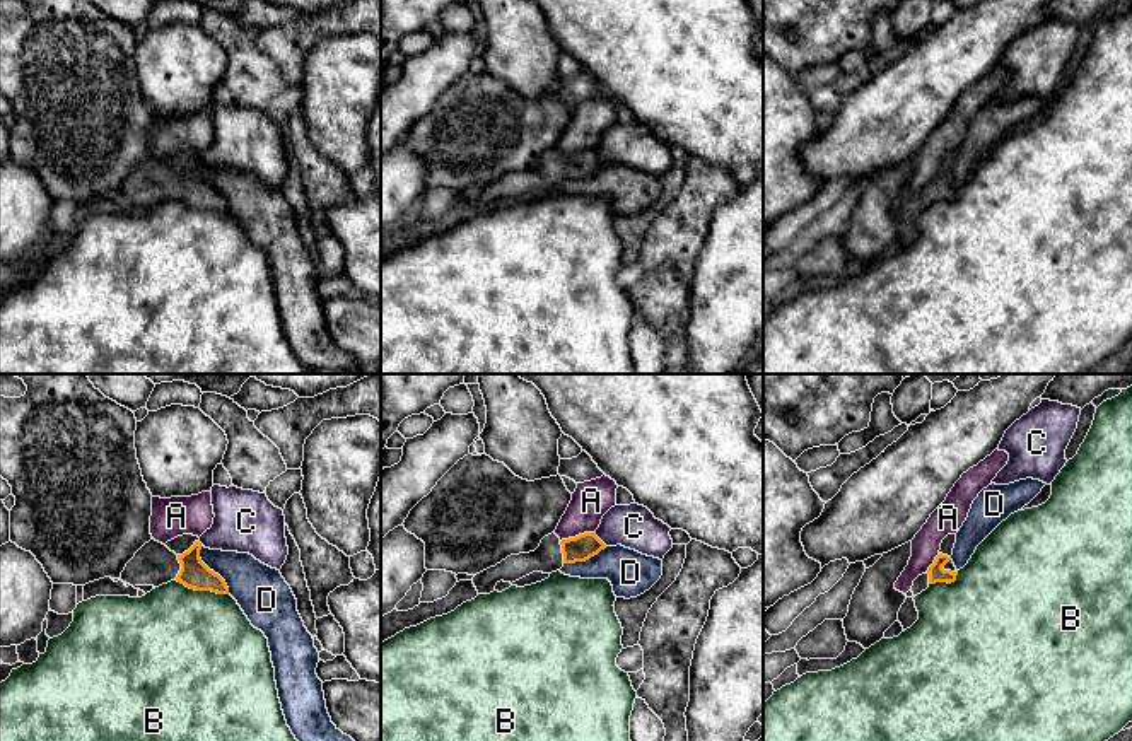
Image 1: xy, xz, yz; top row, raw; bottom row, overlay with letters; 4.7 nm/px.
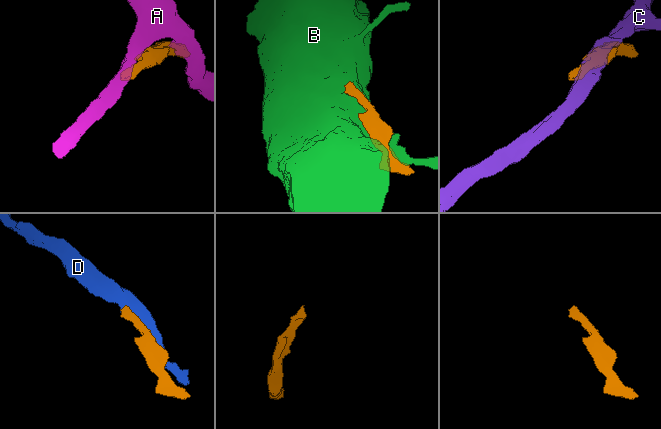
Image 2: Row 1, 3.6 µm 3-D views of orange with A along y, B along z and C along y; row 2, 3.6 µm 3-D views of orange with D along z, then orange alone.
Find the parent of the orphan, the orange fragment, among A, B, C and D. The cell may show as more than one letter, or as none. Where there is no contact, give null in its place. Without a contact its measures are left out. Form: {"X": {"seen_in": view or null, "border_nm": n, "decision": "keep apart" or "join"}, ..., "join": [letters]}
{"A": {"seen_in": "xz", "border_nm": 180, "decision": "keep apart"}, "B": {"seen_in": "xy", "border_nm": 260, "decision": "keep apart"}, "C": {"seen_in": "xz", "border_nm": 90, "decision": "keep apart"}, "D": {"seen_in": "xy", "border_nm": 280, "decision": "keep apart"}, "join": []}

